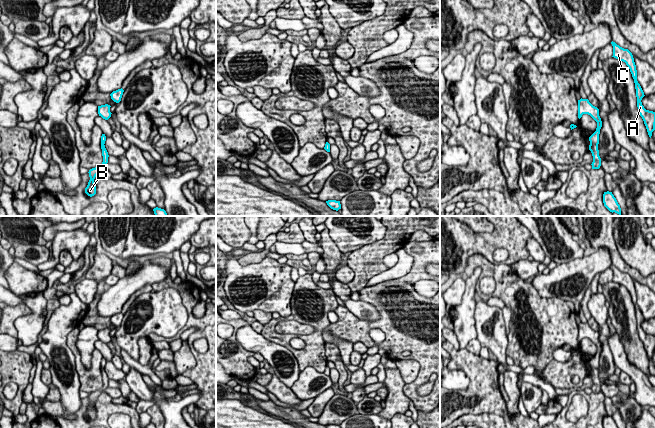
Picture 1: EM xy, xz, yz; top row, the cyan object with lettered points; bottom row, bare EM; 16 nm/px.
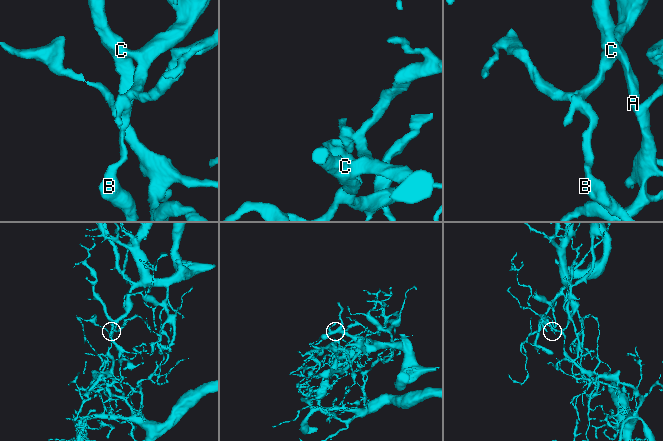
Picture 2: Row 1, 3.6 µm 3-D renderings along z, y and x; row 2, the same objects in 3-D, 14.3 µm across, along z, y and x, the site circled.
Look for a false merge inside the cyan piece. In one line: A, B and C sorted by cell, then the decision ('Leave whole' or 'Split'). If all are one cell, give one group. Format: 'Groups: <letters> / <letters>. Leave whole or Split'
Groups: A C / B. Split

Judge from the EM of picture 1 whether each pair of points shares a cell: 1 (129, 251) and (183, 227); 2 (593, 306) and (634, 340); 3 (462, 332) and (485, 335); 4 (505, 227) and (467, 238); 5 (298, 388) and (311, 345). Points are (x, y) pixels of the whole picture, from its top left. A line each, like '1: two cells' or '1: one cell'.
1: one cell
2: two cells
3: two cells
4: one cell
5: two cells

